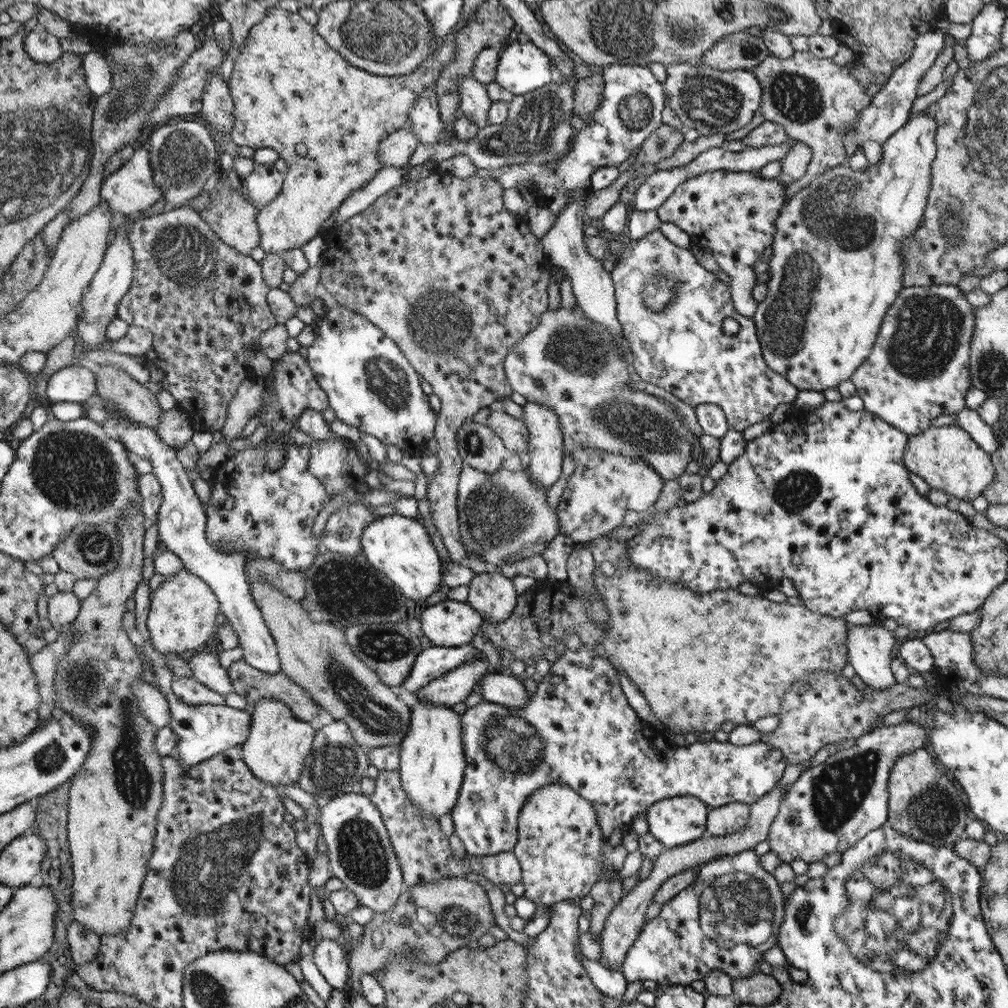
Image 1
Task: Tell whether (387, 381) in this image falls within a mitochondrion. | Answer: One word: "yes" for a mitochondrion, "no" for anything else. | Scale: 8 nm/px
yes

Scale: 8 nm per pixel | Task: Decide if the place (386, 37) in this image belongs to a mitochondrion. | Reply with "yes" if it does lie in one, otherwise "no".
yes

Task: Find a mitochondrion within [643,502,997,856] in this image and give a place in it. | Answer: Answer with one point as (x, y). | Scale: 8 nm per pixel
(837, 792)

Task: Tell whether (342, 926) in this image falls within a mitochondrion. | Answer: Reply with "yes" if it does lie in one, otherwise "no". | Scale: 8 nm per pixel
no

